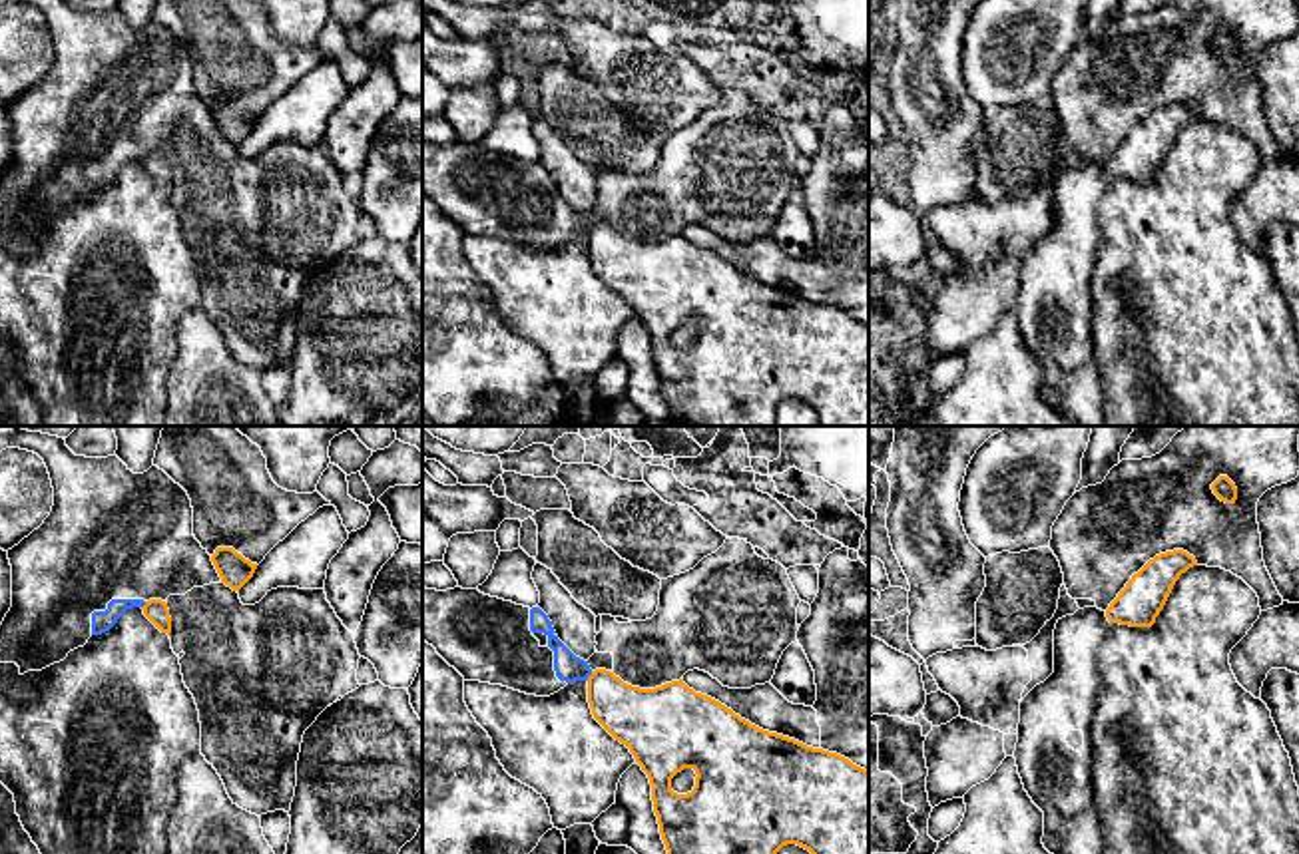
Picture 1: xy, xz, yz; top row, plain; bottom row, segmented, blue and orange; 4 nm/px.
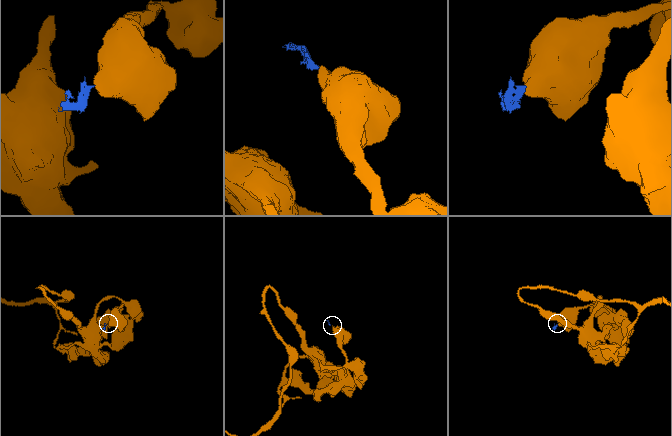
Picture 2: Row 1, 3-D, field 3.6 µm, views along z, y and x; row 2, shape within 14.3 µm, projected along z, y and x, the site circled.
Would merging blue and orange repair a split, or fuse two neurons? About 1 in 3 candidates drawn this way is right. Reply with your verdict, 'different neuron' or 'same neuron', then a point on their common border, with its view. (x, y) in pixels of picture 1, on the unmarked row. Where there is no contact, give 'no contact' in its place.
different neuron; contact xz (590, 227)

